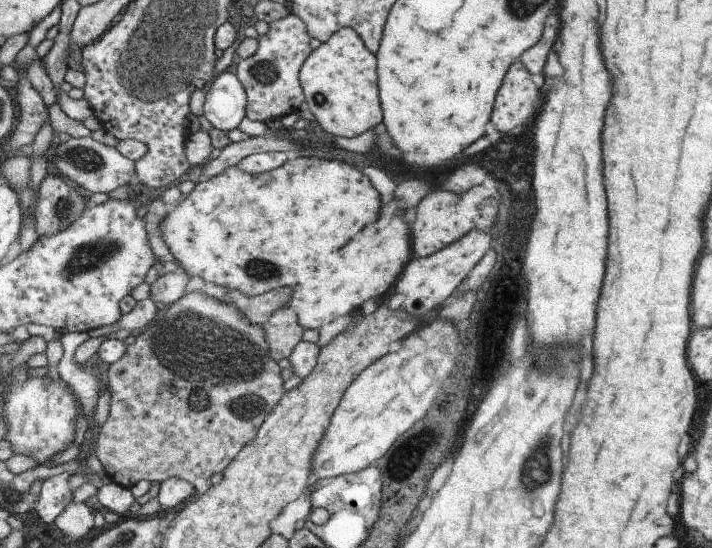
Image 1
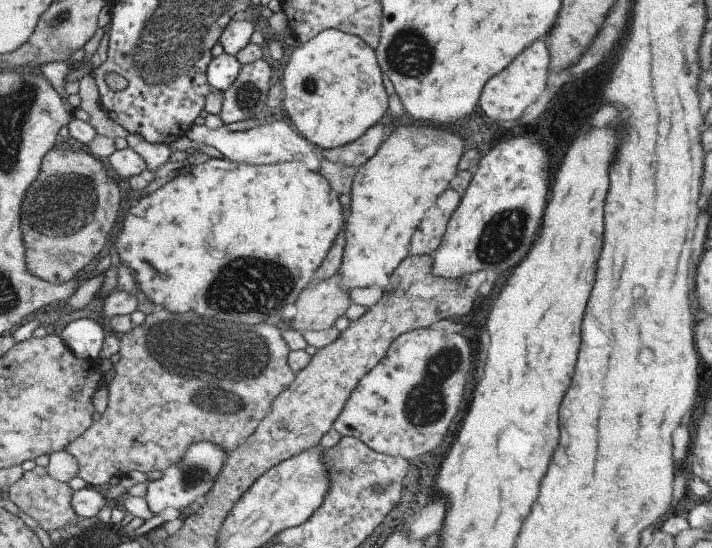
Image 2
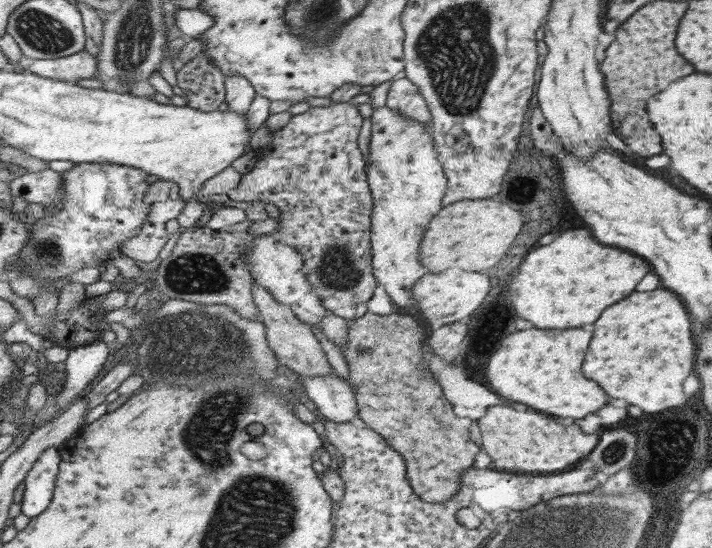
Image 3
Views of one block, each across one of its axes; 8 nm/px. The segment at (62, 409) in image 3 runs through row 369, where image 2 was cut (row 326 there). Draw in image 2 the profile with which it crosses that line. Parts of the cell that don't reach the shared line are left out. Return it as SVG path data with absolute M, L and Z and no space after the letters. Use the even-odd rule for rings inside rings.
M81 318L67 324L61 336L65 344L75 352L75 356L83 360L99 360L105 338L109 334L107 334L107 328L103 328L99 322L91 318Z

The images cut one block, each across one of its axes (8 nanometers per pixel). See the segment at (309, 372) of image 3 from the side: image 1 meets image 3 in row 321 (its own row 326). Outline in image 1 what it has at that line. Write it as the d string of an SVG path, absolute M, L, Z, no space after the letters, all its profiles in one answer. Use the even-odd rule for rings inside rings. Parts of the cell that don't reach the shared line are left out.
M291 308L277 310L271 316L271 320L263 326L263 330L271 346L271 358L277 362L283 358L289 358L295 352L305 332L305 328L299 322L299 314Z

